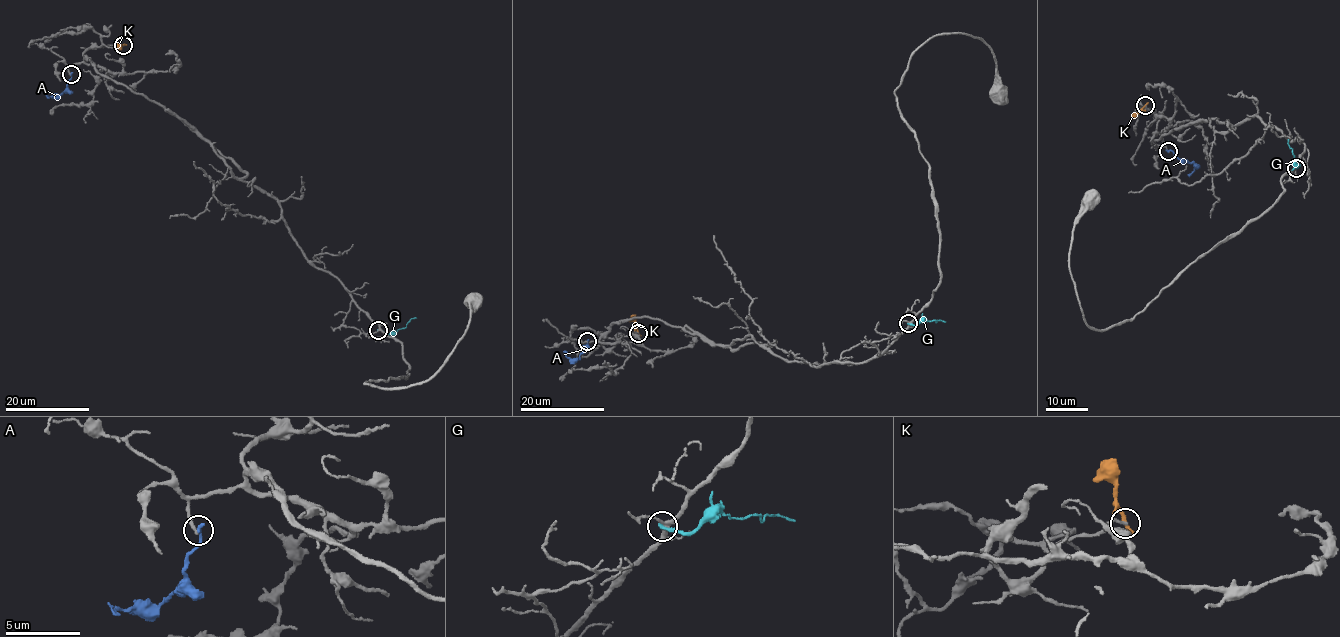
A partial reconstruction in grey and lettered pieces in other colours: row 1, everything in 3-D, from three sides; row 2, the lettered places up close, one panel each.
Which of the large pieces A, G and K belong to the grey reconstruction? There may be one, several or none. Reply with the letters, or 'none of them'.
none of them

